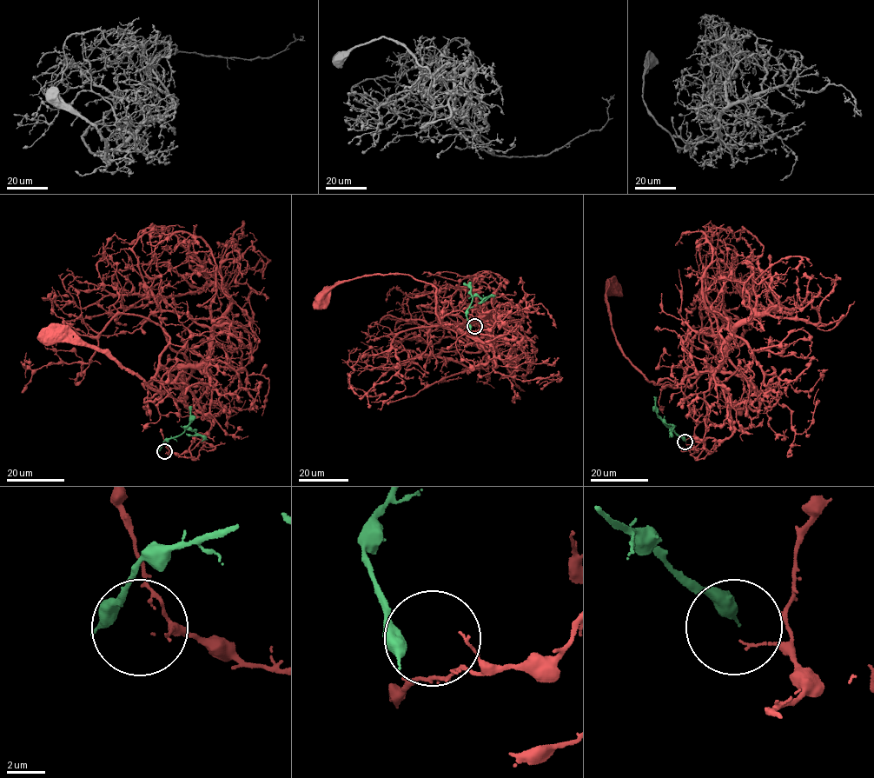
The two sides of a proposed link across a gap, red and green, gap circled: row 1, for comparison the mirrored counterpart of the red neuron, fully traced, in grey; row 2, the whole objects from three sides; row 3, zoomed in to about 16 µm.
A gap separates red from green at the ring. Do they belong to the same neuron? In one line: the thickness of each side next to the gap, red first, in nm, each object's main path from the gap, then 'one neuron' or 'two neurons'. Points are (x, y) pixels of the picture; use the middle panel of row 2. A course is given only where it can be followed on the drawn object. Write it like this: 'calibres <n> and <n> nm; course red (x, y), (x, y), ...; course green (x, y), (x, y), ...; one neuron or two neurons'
calibres 130 and 550 nm; course red (478, 325), (502, 321), (517, 336), (444, 326), (435, 288), (407, 274), (357, 277), (319, 301); course green (471, 326), (466, 314), (472, 295), (484, 300), (488, 297), (478, 303); one neuron

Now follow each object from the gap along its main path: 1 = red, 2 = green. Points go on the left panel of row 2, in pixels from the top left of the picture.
1: (168, 452), (197, 459), (211, 424), (178, 379), (164, 374), (145, 402), (158, 392), (106, 355), (47, 338)
2: (160, 450), (164, 442), (185, 429), (190, 428), (200, 435), (186, 434)

